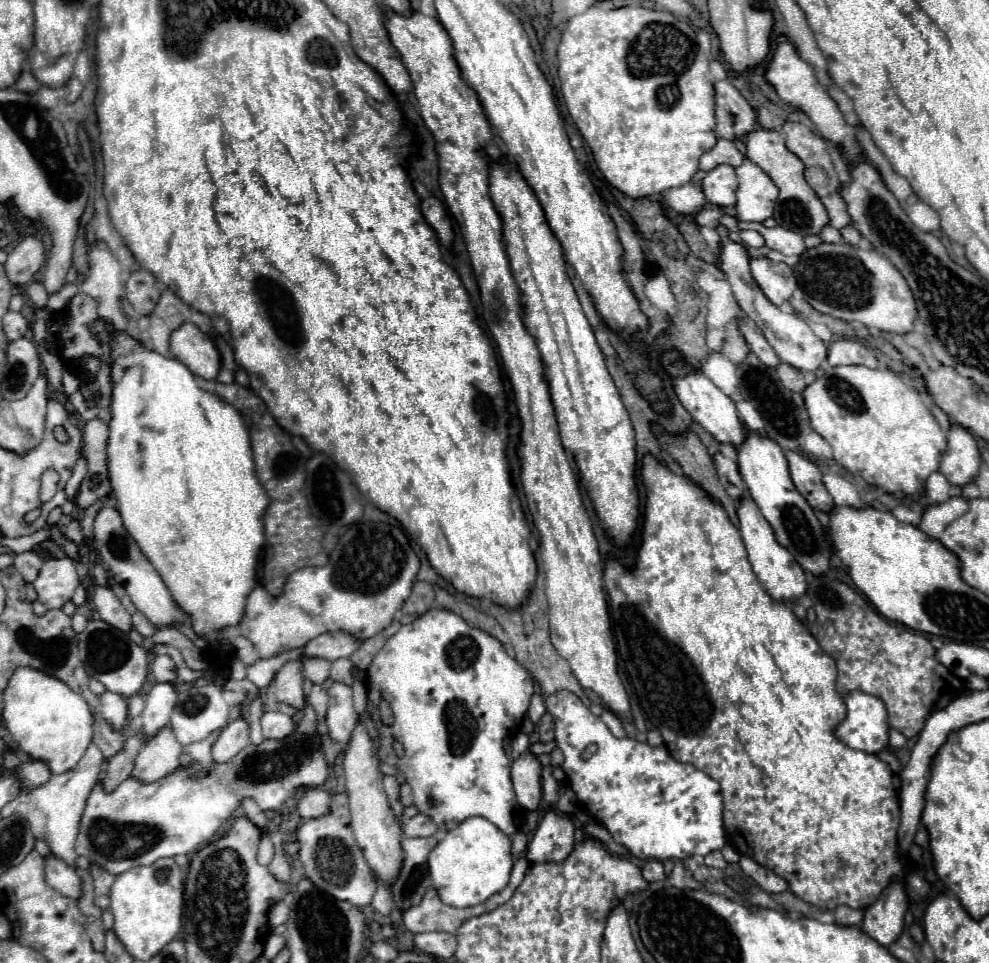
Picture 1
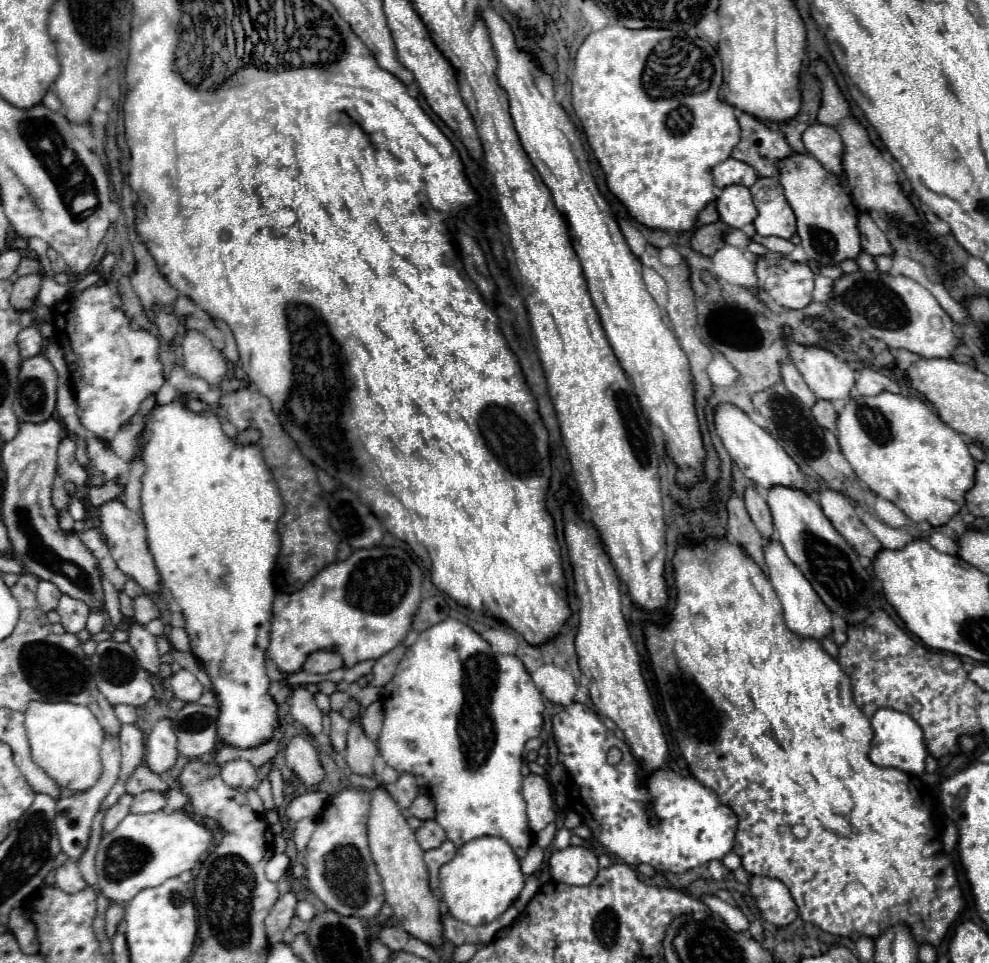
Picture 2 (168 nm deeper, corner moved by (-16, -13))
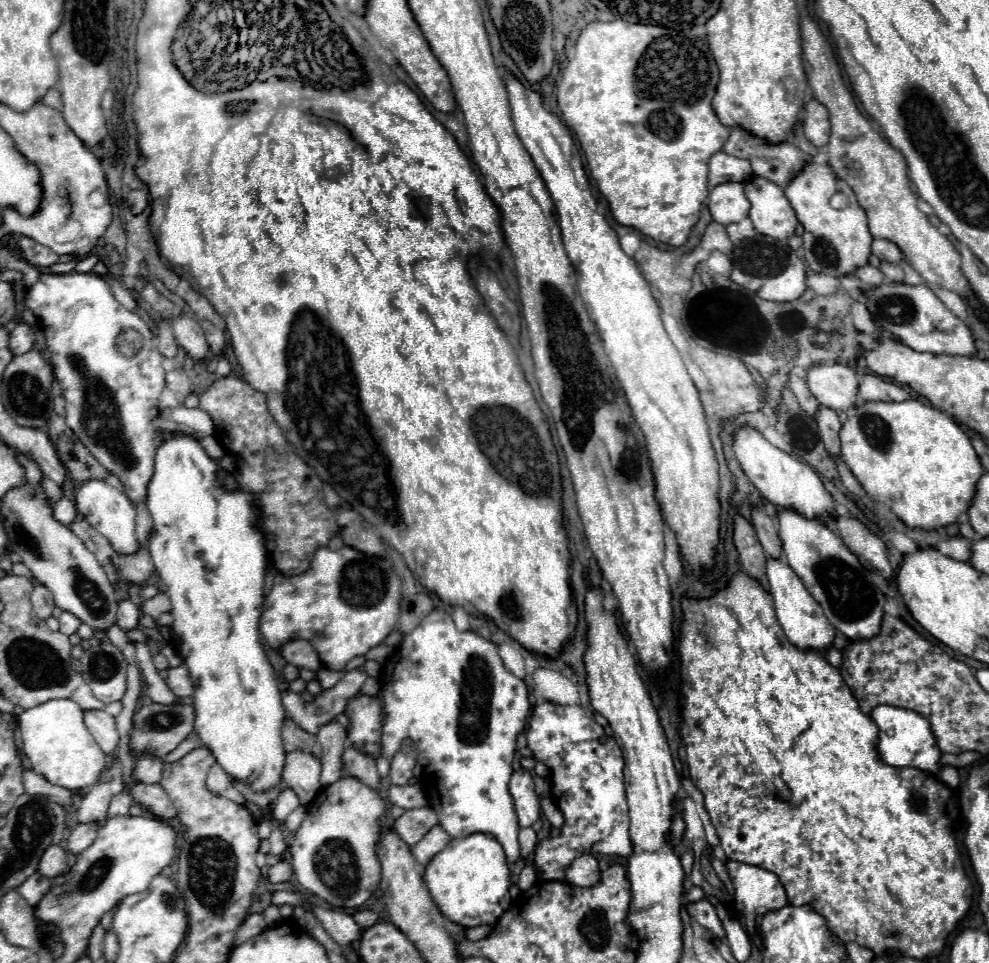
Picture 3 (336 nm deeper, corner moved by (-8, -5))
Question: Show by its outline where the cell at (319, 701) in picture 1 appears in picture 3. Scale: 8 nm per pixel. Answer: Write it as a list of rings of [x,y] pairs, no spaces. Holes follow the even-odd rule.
[[[334,719],[320,727],[316,733],[320,745],[322,745],[322,775],[320,783],[332,785],[342,777],[342,751],[346,743],[346,731],[344,727]]]

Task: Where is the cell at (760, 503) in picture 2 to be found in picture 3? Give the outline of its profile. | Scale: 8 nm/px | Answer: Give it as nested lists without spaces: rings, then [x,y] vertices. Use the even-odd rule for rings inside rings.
[[[758,505],[752,507],[752,525],[756,529],[756,535],[764,547],[764,553],[768,557],[780,557],[782,555],[782,543],[774,525],[774,519],[770,515],[766,515]]]

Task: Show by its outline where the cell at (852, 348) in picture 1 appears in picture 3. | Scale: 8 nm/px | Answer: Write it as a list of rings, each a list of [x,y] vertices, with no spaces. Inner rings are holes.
[[[864,373],[860,377],[858,395],[864,401],[904,401],[908,399],[908,393],[900,385],[880,375],[874,375],[874,373]]]

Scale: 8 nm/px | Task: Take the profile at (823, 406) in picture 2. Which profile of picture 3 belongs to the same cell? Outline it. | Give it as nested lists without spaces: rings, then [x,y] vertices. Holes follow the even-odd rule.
[[[820,405],[818,411],[816,411],[816,423],[818,423],[818,429],[820,429],[820,437],[826,445],[826,451],[832,453],[832,455],[840,455],[840,439],[838,439],[838,431],[840,431],[840,419],[838,419],[838,413]]]

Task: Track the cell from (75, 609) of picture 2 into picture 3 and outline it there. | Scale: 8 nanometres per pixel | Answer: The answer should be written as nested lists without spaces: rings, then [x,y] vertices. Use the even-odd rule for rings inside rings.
[[[64,611],[64,613],[60,615],[60,631],[62,631],[64,635],[76,633],[78,625],[80,625],[80,619],[76,619],[76,615],[72,615],[72,613],[68,613],[68,611]]]

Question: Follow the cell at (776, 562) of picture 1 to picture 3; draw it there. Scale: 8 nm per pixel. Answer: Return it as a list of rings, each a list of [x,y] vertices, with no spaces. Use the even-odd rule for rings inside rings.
[[[768,559],[766,569],[768,569],[766,573],[768,573],[768,583],[770,583],[770,593],[772,593],[774,605],[776,605],[776,617],[780,621],[788,641],[792,645],[796,645],[798,649],[826,651],[832,645],[834,627],[824,617],[822,607],[816,603],[816,599],[812,599],[812,595],[808,595],[804,583],[792,571],[792,567],[788,567],[788,563],[784,563],[782,559]]]

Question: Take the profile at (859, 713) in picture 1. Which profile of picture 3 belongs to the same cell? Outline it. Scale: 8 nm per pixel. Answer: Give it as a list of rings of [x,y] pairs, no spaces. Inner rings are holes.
[[[878,705],[872,709],[870,717],[878,725],[878,757],[894,767],[916,767],[922,771],[928,771],[932,775],[938,775],[938,759],[940,759],[940,749],[936,745],[936,739],[930,731],[928,719],[918,715],[916,711],[908,711],[902,707],[892,707],[892,705]]]

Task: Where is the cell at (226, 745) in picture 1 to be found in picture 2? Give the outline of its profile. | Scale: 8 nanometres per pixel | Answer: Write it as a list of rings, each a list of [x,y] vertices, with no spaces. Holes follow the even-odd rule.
[[[244,759],[224,763],[222,765],[222,779],[228,787],[246,793],[252,789],[252,785],[256,781],[256,767]]]

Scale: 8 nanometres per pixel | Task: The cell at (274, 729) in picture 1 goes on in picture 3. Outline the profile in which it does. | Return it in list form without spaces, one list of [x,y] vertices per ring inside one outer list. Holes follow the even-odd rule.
[[[304,749],[286,753],[286,763],[282,769],[282,781],[298,797],[302,805],[308,805],[320,791],[320,761]]]

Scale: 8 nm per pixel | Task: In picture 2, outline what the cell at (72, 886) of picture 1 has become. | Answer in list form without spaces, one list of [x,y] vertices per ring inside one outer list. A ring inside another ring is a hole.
[[[70,859],[64,861],[64,863],[56,869],[54,877],[56,877],[58,889],[62,889],[62,891],[66,891],[66,893],[78,893],[78,891],[82,891],[82,889],[86,887],[86,881],[84,881],[82,875],[80,875],[78,863],[76,863],[76,861],[70,861]]]

